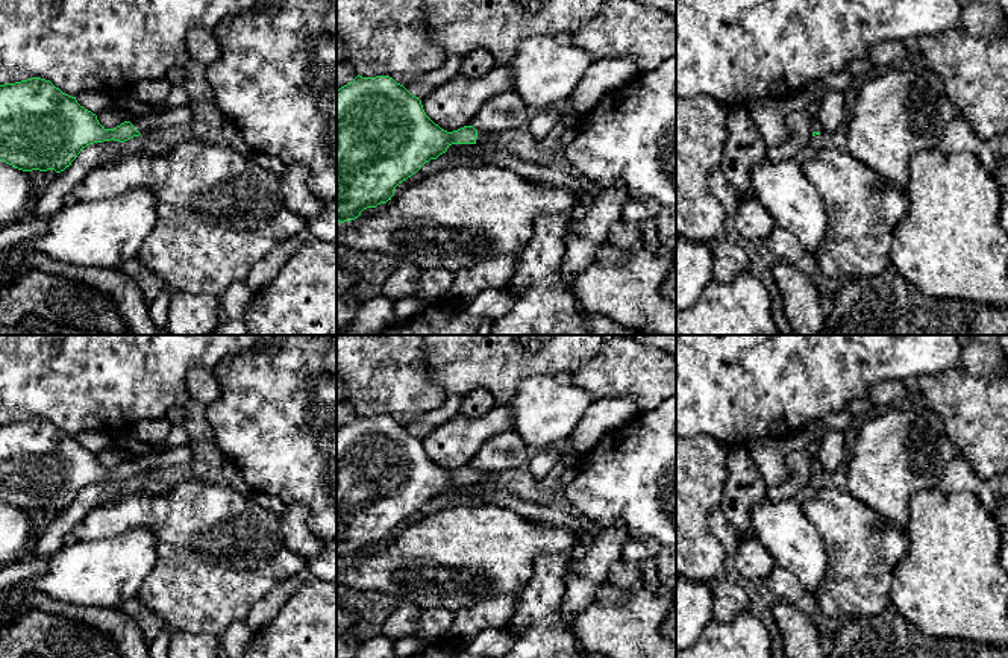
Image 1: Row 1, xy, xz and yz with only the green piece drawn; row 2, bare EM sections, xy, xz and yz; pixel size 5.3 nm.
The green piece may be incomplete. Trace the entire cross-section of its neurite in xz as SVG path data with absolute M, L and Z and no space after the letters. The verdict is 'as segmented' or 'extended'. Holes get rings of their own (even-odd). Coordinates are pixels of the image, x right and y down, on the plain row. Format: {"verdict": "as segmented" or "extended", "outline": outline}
{"verdict": "extended", "outline": "M356 415L337 429L337 561L355 559L367 547L387 543L399 523L452 484L481 484L490 472L464 465L447 472L424 452L421 440L390 415Z"}

